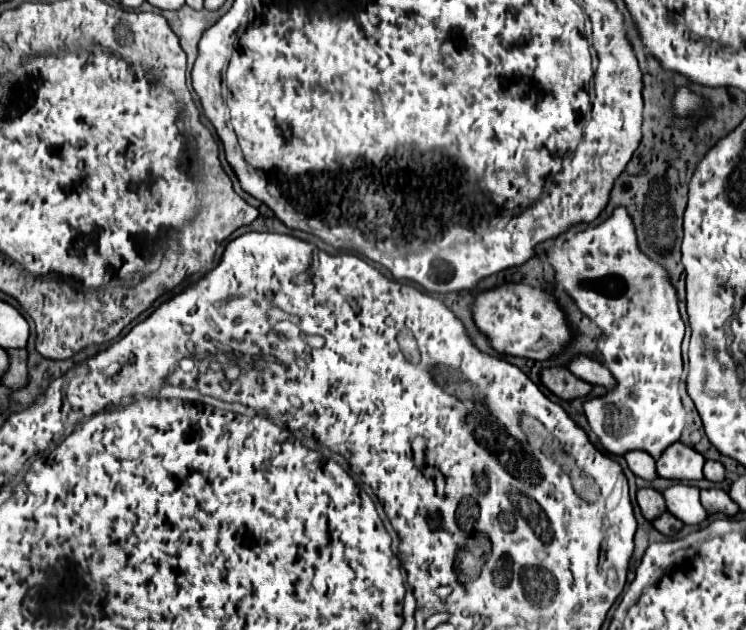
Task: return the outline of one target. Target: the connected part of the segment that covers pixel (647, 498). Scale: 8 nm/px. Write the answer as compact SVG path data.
M639 488L637 490L637 504L647 520L655 520L659 514L663 514L667 510L661 492L657 492L655 488Z

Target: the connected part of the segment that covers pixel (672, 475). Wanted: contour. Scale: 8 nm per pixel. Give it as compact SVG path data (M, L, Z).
M675 442L657 460L657 474L669 480L701 480L705 458L691 446Z

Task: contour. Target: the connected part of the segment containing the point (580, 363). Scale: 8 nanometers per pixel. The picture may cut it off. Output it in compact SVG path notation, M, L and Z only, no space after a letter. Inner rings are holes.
M585 354L573 356L571 362L569 362L569 370L571 370L575 376L587 380L589 384L601 384L601 386L605 386L605 388L615 386L615 380L611 378L611 372L609 372L603 364L591 360L591 358L585 356Z

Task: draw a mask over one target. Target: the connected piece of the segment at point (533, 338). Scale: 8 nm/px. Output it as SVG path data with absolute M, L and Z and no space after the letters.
M505 284L479 294L473 304L473 318L479 330L489 336L491 346L501 354L547 360L549 356L561 352L571 338L567 320L555 300L549 294L525 284Z

